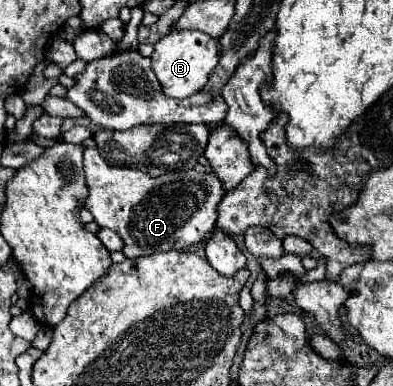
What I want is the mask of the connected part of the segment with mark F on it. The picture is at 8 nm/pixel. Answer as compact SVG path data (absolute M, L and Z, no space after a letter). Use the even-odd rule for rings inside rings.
M84 149L84 171L88 187L84 207L100 227L112 229L122 237L122 251L130 259L156 251L182 251L206 239L214 231L216 205L226 193L212 173L172 171L150 177L136 169L108 165L98 149Z

